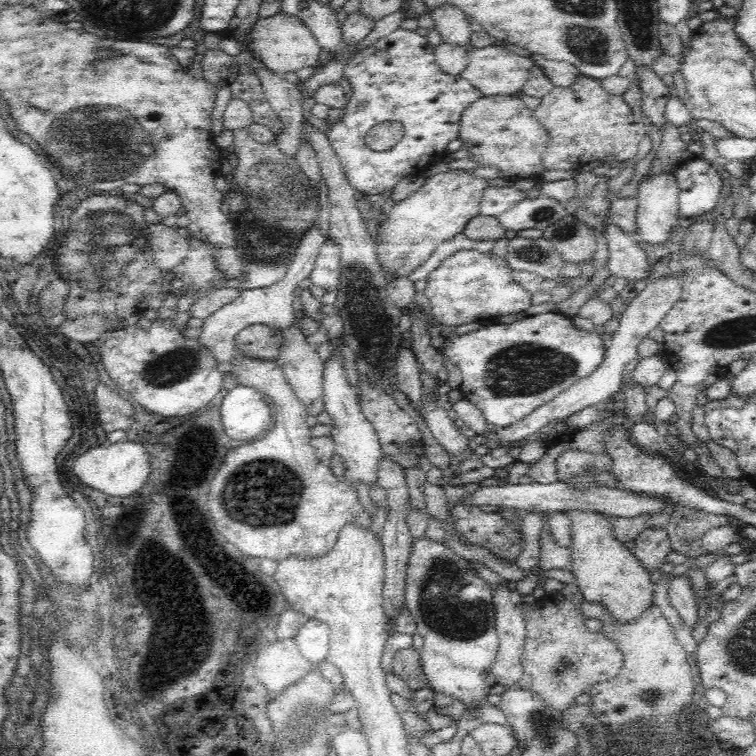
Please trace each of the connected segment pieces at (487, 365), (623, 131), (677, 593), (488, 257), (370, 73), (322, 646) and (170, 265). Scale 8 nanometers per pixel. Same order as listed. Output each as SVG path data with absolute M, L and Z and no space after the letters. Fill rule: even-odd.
M550 312L526 316L507 325L500 322L491 323L476 332L446 339L442 353L458 366L463 375L463 383L458 388L456 396L474 404L482 412L487 424L494 424L497 429L514 426L516 422L522 421L534 410L550 402L560 392L568 390L572 384L590 376L602 362L606 345L600 339L600 335L596 330L587 335L574 327L572 319Z
M578 76L572 88L558 88L557 86L544 96L542 103L535 109L535 118L550 132L550 146L544 154L544 165L548 170L578 170L580 166L597 158L605 160L607 156L615 155L621 162L634 158L640 148L642 138L646 136L646 126L639 115L634 113L625 102L623 96L608 94L599 81Z
M686 574L681 577L674 577L670 580L668 598L674 609L681 618L689 625L694 626L698 622L698 609L695 590L690 578Z
M473 249L454 252L426 278L423 294L430 302L433 320L453 329L525 312L532 306L533 294L516 281L512 272L504 255L495 256L491 252L483 254Z
M400 28L387 38L381 39L362 55L355 55L350 59L344 78L351 83L353 93L348 100L343 121L340 124L331 125L332 130L329 131L328 140L344 167L344 174L348 175L348 181L354 185L356 192L364 190L370 195L390 192L402 179L423 174L438 160L444 159L448 143L459 137L460 122L464 112L475 100L482 97L476 87L466 82L461 76L452 78L450 74L444 74L440 70L434 49L428 44L426 38L419 36L416 32L400 30ZM383 122L403 124L406 137L393 149L378 153L364 143L364 137Z
M310 619L300 632L294 636L294 642L300 650L300 654L308 660L308 662L320 662L328 656L330 650L330 642L328 642L327 624L316 619Z
M149 225L148 242L152 249L153 262L162 271L172 271L183 264L189 251L189 242L178 231L166 225Z

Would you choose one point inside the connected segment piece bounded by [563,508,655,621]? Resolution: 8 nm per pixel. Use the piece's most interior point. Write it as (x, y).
(605, 571)

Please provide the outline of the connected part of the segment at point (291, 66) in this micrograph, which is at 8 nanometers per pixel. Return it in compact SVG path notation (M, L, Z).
M279 12L274 17L256 21L252 25L246 38L246 48L242 48L241 52L248 51L264 68L281 77L288 72L298 72L300 68L314 66L320 59L321 50L304 22Z

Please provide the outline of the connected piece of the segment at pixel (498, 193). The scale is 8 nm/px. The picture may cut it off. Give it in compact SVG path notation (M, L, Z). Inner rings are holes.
M488 187L482 193L478 215L498 217L524 198L524 192L514 187Z

